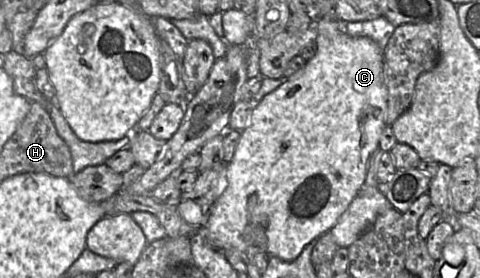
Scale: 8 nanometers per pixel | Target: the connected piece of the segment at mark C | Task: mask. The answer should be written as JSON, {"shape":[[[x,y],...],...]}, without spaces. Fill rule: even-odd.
{"shape":[[[324,16],[317,19],[316,53],[304,68],[285,81],[274,91],[267,94],[254,107],[247,126],[241,131],[232,161],[227,164],[225,188],[213,204],[208,222],[202,231],[208,243],[217,250],[237,249],[248,255],[265,253],[268,257],[277,257],[286,262],[294,261],[303,249],[312,241],[329,232],[340,216],[348,209],[364,185],[367,175],[367,162],[371,153],[379,148],[379,140],[386,124],[388,89],[385,82],[385,53],[369,37],[352,37],[345,32],[346,24],[336,16]]]}

